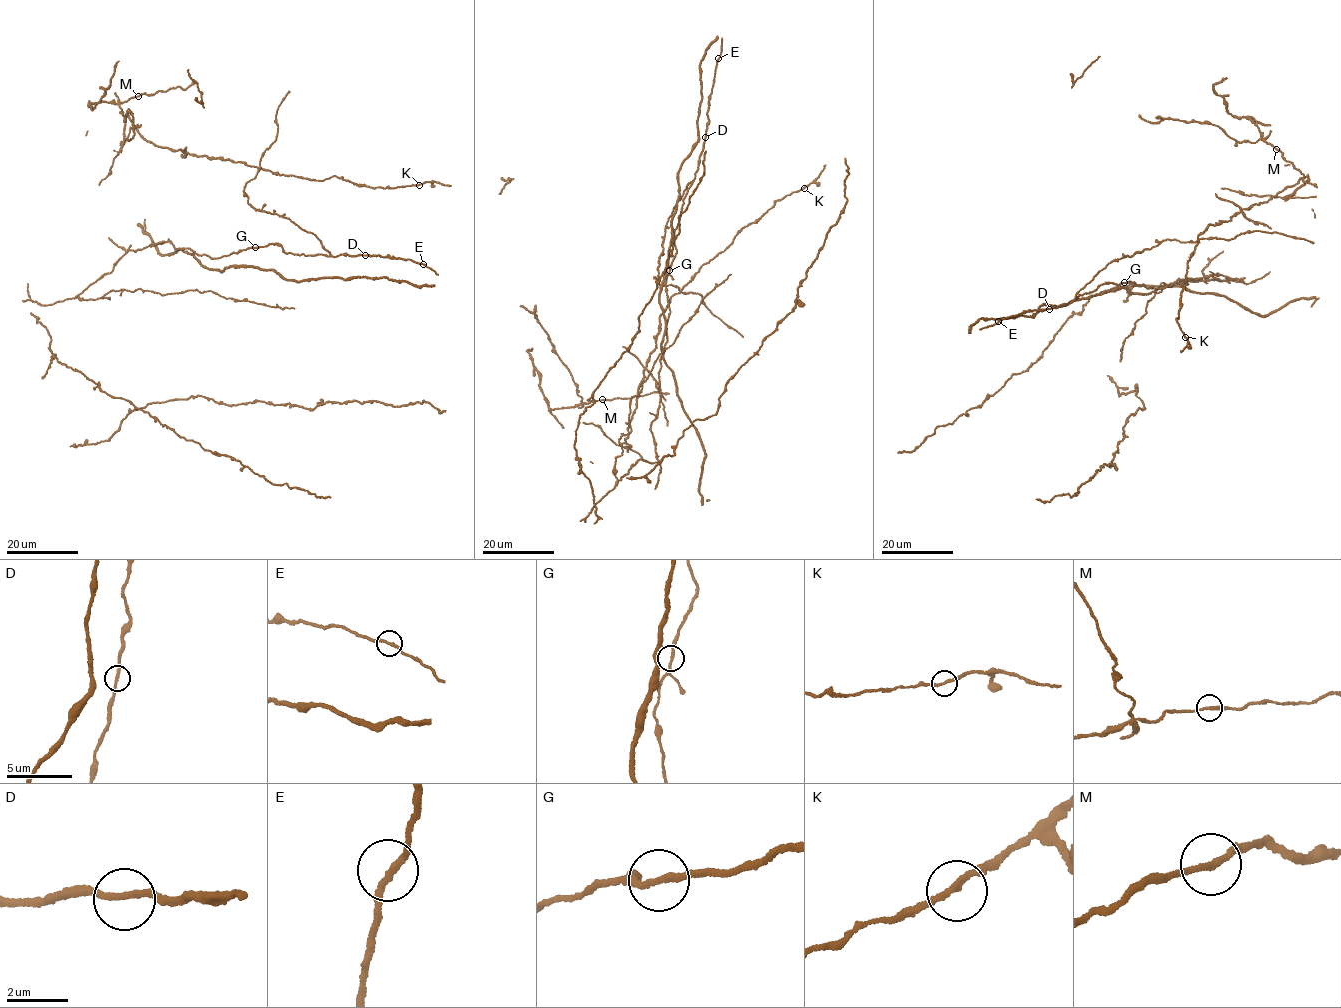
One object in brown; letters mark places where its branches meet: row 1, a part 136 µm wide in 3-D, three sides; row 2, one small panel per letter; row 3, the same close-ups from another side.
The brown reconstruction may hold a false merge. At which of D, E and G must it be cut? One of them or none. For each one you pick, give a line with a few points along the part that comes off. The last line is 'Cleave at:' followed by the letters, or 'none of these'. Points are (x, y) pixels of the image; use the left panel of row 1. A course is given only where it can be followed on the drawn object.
Cleave at: G

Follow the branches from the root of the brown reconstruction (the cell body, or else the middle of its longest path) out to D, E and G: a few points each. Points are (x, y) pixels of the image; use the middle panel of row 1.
D: (664, 350), (670, 311), (665, 285), (676, 251), (674, 229), (683, 199), (697, 171), (705, 137)
E: (664, 350), (670, 311), (665, 285), (676, 251), (674, 229), (683, 199), (697, 171), (718, 58)
G: (664, 350), (670, 311), (665, 285), (669, 270)

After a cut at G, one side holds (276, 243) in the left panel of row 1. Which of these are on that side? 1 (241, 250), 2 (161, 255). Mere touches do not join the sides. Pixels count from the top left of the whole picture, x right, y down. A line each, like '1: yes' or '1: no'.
1: no
2: yes

